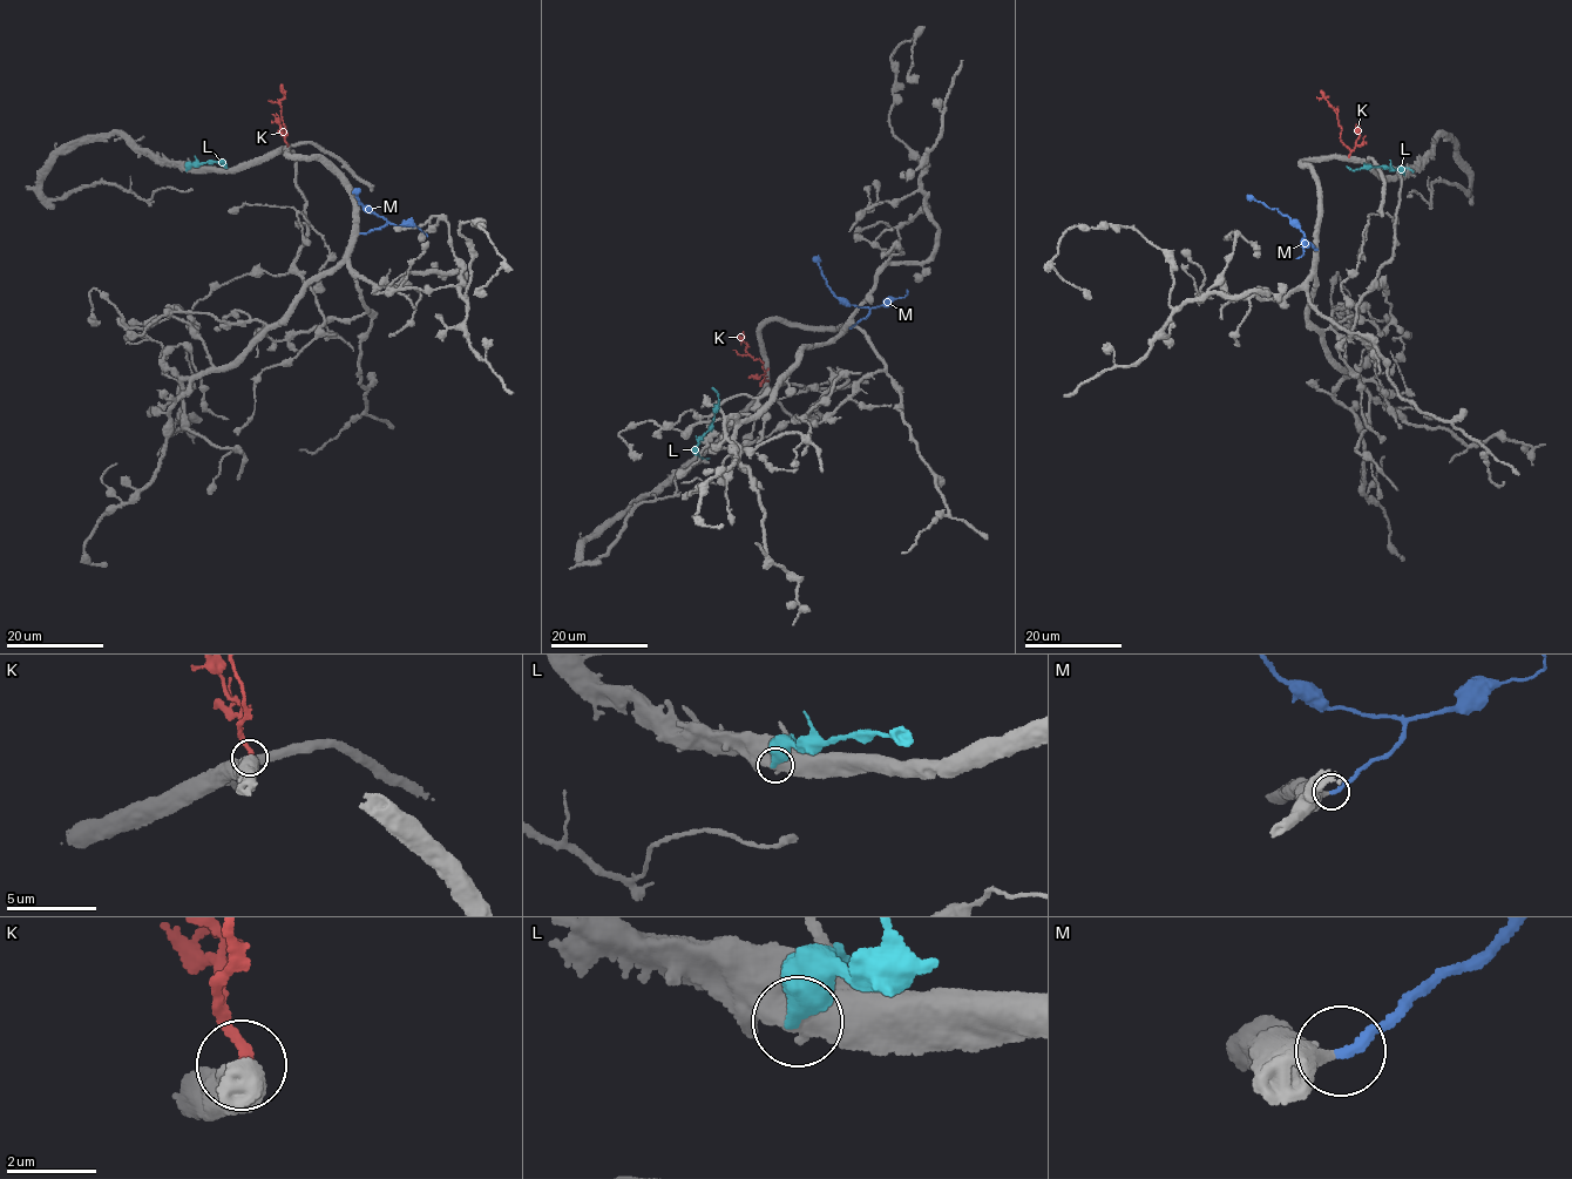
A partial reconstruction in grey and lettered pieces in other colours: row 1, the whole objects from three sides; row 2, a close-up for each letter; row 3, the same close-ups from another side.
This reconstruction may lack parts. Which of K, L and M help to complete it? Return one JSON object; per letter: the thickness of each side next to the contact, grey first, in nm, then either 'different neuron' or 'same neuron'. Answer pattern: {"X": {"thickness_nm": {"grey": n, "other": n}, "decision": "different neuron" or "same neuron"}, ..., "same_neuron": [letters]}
{"K": {"thickness_nm": {"grey": 550, "other": 220}, "decision": "different neuron"}, "L": {"thickness_nm": {"grey": 850, "other": 500}, "decision": "different neuron"}, "M": {"thickness_nm": {"grey": 550, "other": 240}, "decision": "same neuron"}, "same_neuron": ["M"]}

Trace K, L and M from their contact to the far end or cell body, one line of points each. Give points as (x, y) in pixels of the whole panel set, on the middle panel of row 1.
K: (767, 368), (765, 370), (760, 359), (753, 359), (745, 351), (746, 344), (739, 336)
L: (696, 454), (697, 444), (713, 420), (718, 395), (711, 387)
M: (851, 327), (865, 319), (869, 310), (847, 305), (834, 295), (826, 284), (814, 256)

